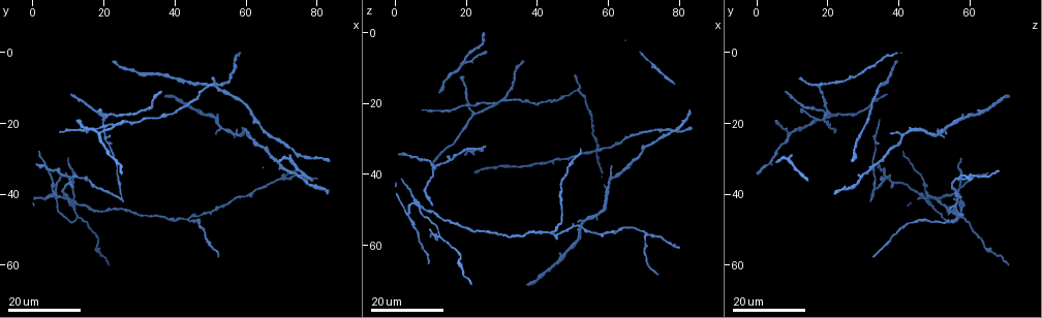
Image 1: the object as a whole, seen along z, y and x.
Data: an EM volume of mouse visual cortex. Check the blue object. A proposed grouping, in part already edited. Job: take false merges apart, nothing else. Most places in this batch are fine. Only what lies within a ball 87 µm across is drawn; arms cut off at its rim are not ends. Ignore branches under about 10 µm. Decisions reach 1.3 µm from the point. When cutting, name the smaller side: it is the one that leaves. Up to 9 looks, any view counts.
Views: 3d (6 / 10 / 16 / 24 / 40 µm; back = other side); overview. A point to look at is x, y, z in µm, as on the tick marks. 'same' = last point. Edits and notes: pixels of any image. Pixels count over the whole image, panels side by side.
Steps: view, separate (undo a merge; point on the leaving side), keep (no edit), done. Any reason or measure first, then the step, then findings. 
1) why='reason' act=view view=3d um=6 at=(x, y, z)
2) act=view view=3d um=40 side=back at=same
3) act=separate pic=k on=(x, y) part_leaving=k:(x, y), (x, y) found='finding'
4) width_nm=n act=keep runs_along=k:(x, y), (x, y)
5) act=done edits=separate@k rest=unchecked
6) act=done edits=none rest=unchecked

act=view view=3d um=24 at=(44.0, 46.5, 56.5)

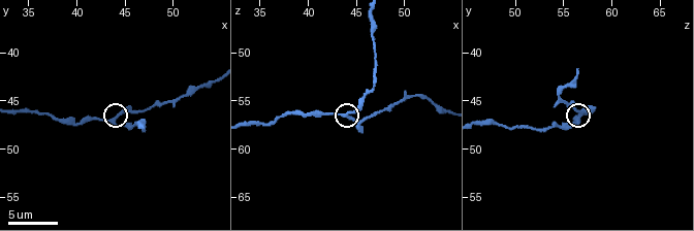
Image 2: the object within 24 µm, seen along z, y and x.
act=view view=3d um=10 at=(43.8, 46.8, 56.4)

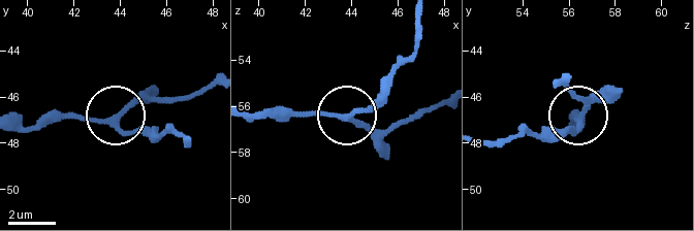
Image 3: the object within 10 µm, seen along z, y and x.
act=keep runs_along=3:(248, 116), (272, 119), (337, 113), (349, 119), (388, 86) found='one neuron here'

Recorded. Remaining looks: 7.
why='four arms meet' act=view view=3d um=16 at=(7.0, 40.5, 49.0)

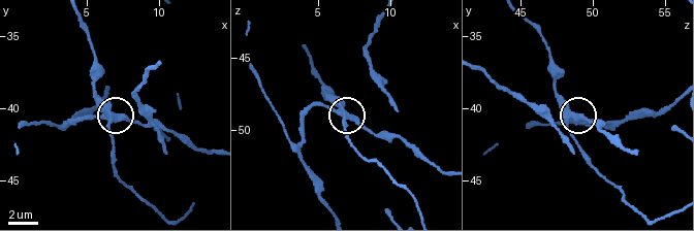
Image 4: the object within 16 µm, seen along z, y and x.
act=view view=3d um=6 at=(6.6, 40.8, 48.0)

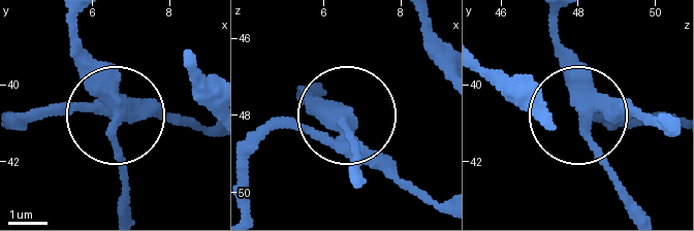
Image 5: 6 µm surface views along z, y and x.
act=separate pic=5 on=(86, 60) part_leaving=5:(113, 100), (122, 205) found='a second neuron is stuck on'

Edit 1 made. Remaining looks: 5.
act=view view=overview

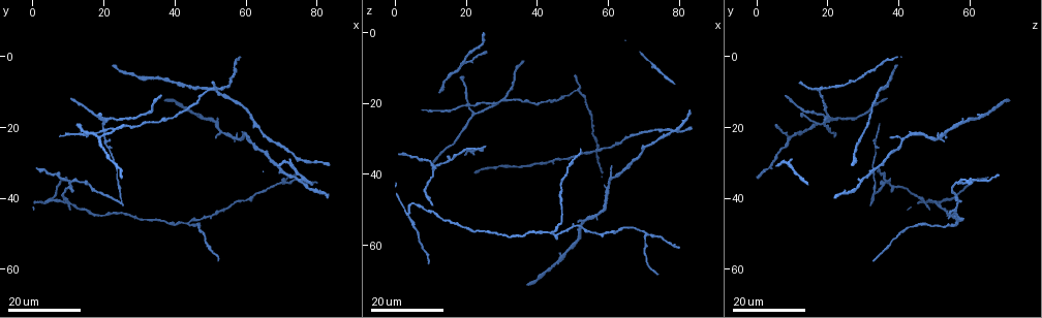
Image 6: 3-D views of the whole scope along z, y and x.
why='two arms in line, one across' act=view view=3d um=24 at=(23.5, 41.5, 32.0)

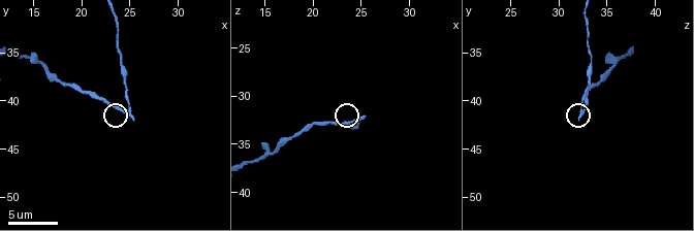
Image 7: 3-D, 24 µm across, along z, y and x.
act=view view=3d um=6 at=(24.2, 41.0, 32.4)

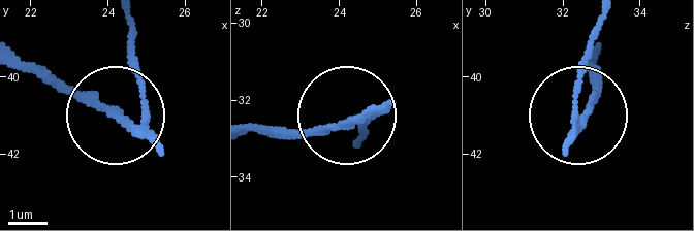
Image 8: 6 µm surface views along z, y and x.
arms=3 act=separate pic=8 on=(137, 76) part_leaving=8:(145, 125), (128, 20) found='a second neuron is stuck on'

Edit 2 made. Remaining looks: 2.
why='three-way junction' act=view view=3d um=16 at=(26.5, 17.0, 21.0)

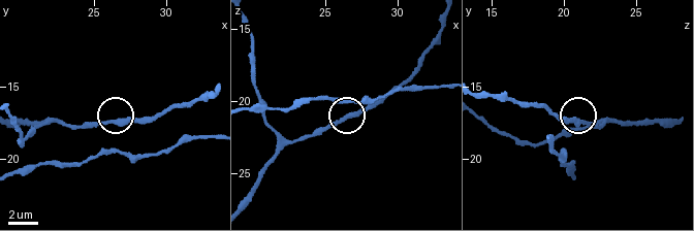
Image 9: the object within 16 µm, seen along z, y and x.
act=view view=3d um=6 at=(26.8, 17.4, 21.0)

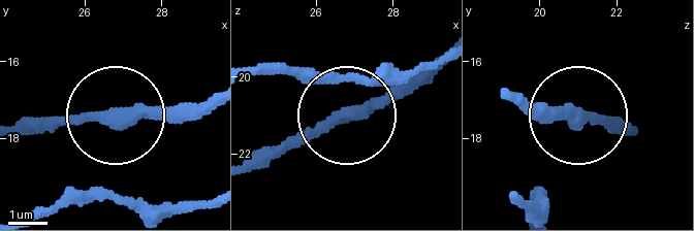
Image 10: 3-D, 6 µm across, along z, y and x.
arms=3 act=keep found='all the same neuron'

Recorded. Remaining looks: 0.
act=done edits=separate@5,separate@8 rest=unchecked

